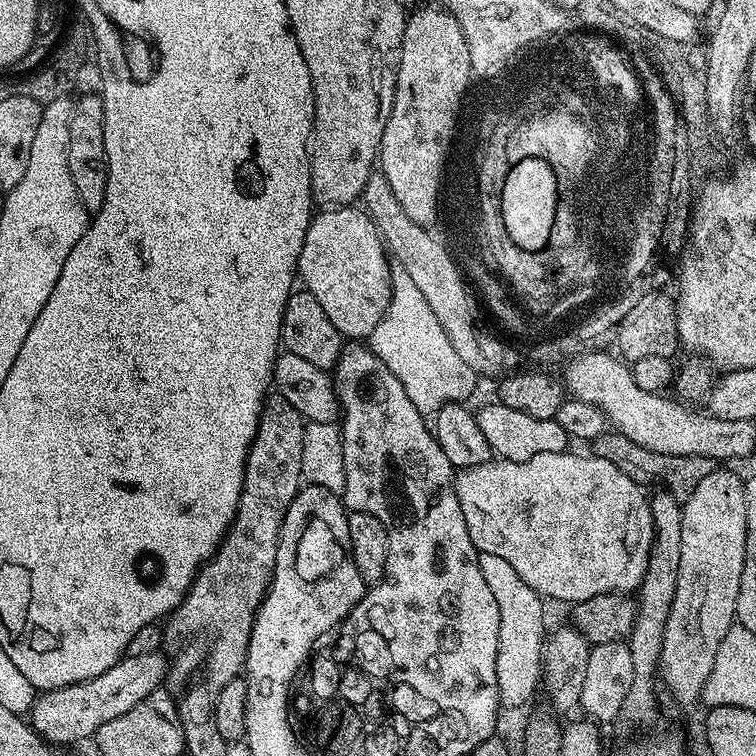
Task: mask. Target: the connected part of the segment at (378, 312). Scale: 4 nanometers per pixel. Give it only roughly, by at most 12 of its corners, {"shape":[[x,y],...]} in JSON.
{"shape":[[359,207],[313,215],[299,279],[341,337],[392,297],[384,237]]}

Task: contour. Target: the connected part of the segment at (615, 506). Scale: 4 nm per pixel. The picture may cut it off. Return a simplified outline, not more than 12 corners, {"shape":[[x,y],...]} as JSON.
{"shape":[[572,450],[454,483],[477,552],[571,606],[635,593],[641,485]]}

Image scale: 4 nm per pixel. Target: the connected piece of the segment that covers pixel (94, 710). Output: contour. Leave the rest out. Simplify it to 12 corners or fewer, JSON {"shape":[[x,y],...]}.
{"shape":[[140,652],[98,678],[41,691],[31,728],[76,744],[165,683],[170,660]]}

